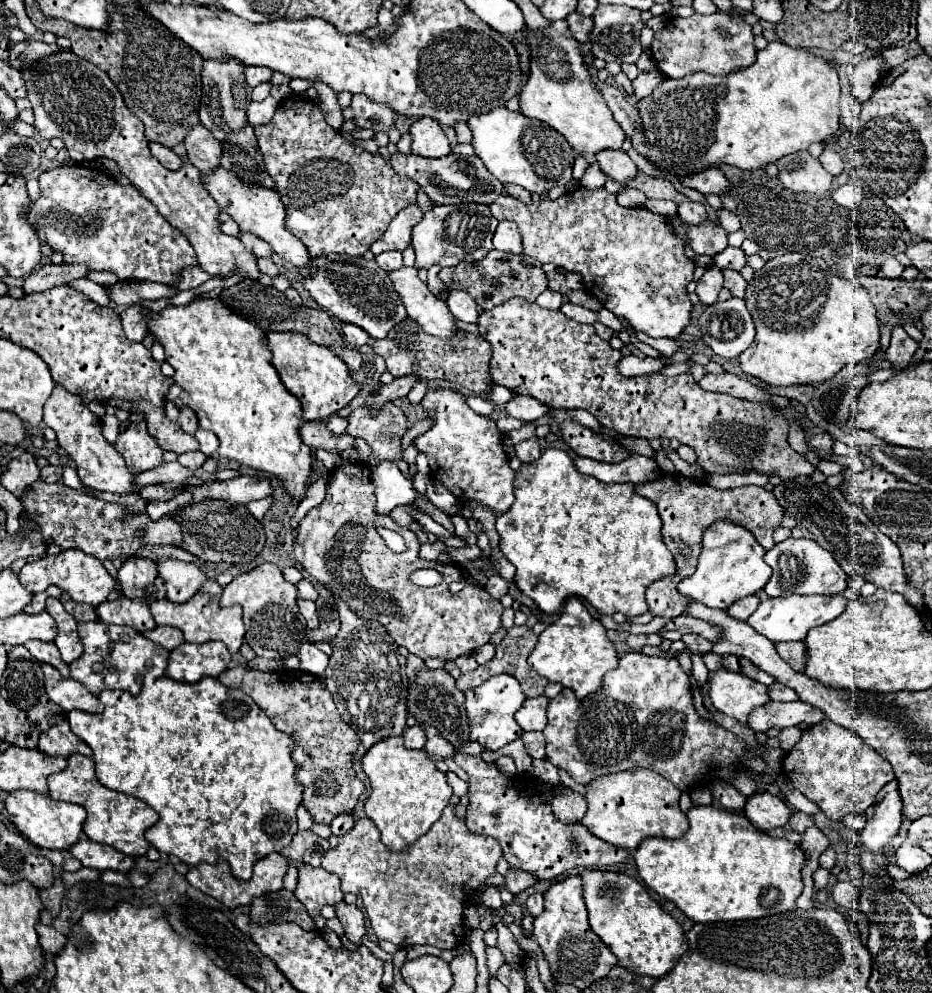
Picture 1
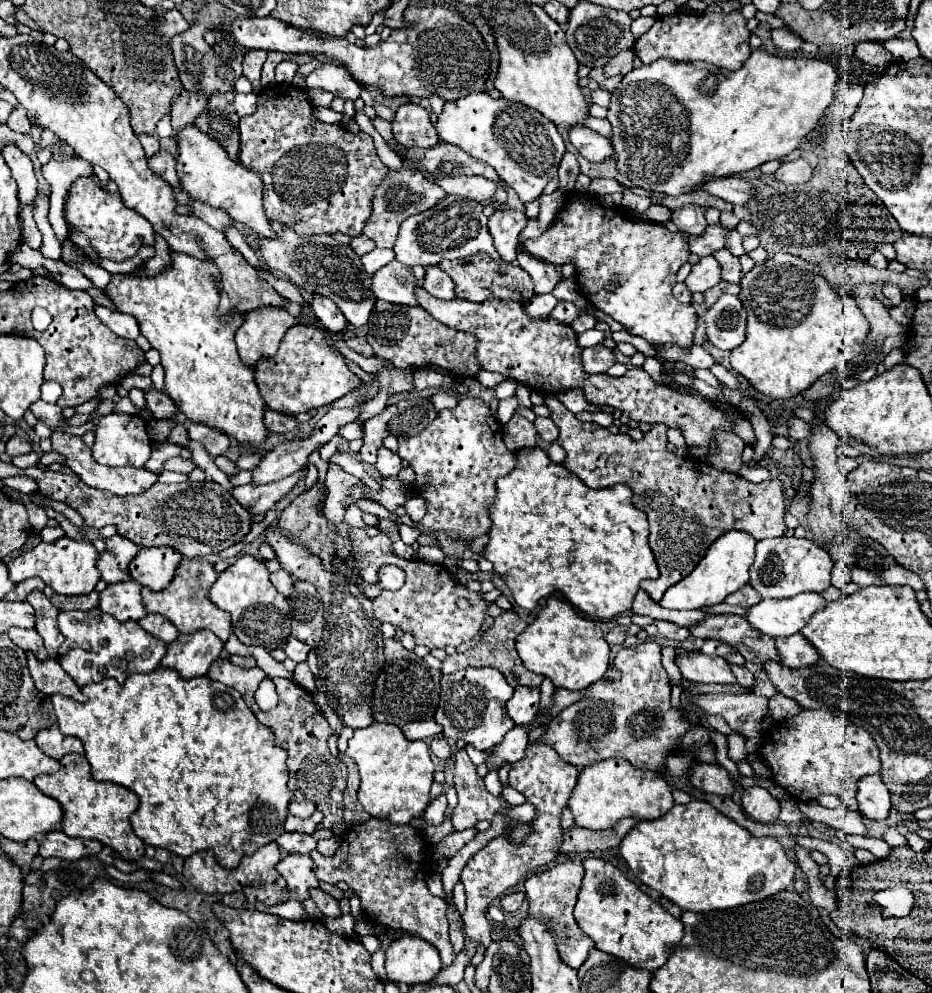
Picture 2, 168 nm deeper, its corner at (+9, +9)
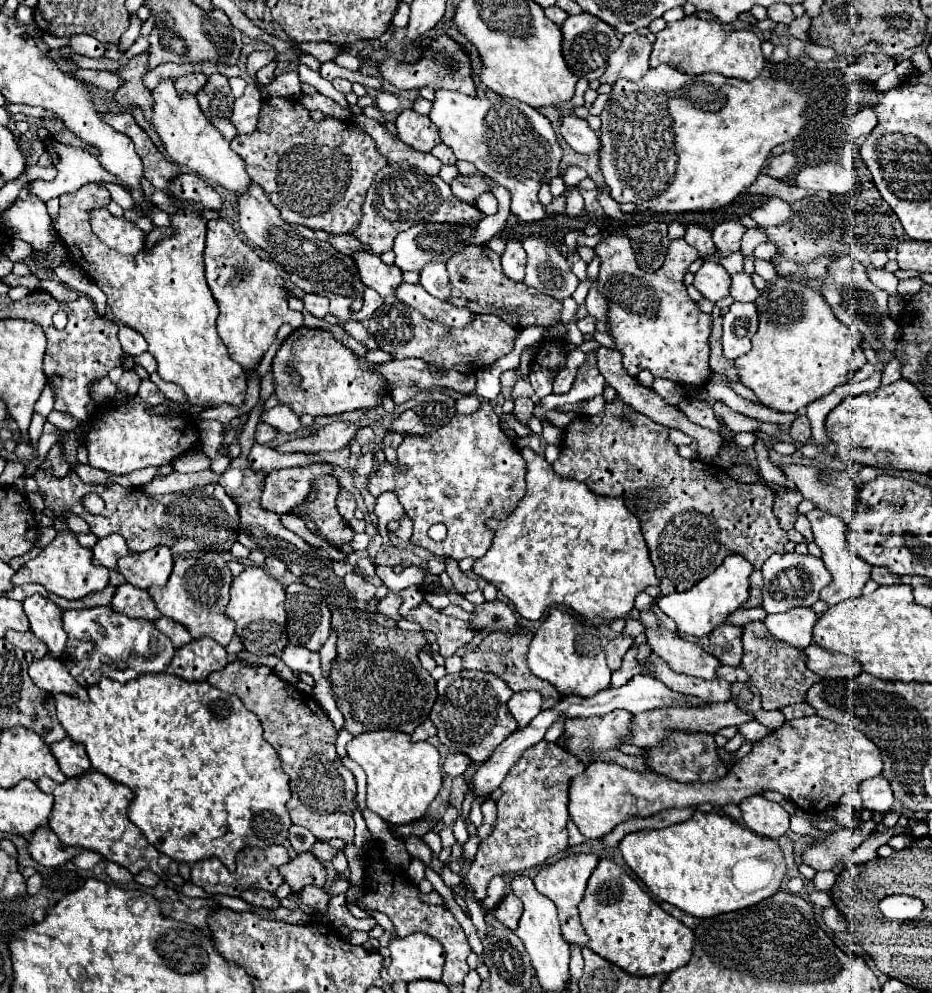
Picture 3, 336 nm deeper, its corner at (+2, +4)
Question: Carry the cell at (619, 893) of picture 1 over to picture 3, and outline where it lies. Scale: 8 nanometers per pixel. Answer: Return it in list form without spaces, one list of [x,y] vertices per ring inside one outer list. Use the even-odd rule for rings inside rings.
[[[602,858],[598,862],[598,866],[594,868],[594,872],[592,872],[592,876],[588,880],[586,894],[584,894],[582,902],[580,902],[580,918],[582,918],[584,932],[590,938],[588,948],[592,948],[596,954],[604,956],[606,960],[614,962],[616,966],[620,966],[628,974],[634,974],[634,976],[670,974],[670,972],[678,970],[680,966],[684,966],[690,960],[690,956],[692,956],[692,948],[694,948],[694,934],[692,934],[692,930],[688,926],[684,926],[682,922],[678,922],[674,916],[670,916],[668,912],[664,912],[660,908],[660,904],[654,902],[638,886],[638,882],[632,880],[624,872],[624,868],[620,868],[618,864],[614,864],[608,858]]]

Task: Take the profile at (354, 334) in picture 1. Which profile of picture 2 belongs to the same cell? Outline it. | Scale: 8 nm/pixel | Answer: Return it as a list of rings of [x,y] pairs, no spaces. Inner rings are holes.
[[[313,295],[313,299],[309,301],[309,307],[311,311],[315,313],[315,317],[329,329],[329,331],[343,331],[343,327],[347,325],[345,317],[337,311],[337,307],[333,305],[333,301],[329,301],[327,297],[319,297],[319,295]]]

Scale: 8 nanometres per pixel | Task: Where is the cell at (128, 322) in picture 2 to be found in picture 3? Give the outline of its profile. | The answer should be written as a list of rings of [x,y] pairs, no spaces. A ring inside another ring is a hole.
[[[120,326],[120,332],[118,332],[118,338],[120,338],[120,344],[122,344],[122,350],[130,356],[138,356],[142,352],[146,352],[146,340],[140,332],[128,328],[128,326]]]

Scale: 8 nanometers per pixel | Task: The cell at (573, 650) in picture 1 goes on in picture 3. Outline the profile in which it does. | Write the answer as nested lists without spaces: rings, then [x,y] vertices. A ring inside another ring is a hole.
[[[552,608],[542,626],[536,630],[526,658],[532,674],[552,682],[560,694],[586,698],[608,688],[610,684],[612,672],[606,664],[606,644],[608,640],[600,634],[598,628],[582,624],[570,612]]]

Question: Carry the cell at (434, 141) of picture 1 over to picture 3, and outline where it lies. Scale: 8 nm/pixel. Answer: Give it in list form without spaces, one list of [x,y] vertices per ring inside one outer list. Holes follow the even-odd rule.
[[[414,110],[400,112],[400,116],[396,118],[396,130],[404,144],[420,152],[432,152],[432,148],[442,142],[432,120]]]

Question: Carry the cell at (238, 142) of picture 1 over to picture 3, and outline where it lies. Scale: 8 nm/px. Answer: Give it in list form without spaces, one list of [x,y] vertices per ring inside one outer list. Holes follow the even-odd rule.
[[[212,74],[204,86],[204,90],[196,96],[202,112],[206,118],[222,132],[226,140],[236,138],[236,128],[230,122],[232,116],[232,106],[234,106],[234,96],[228,84],[228,78],[222,74]]]

